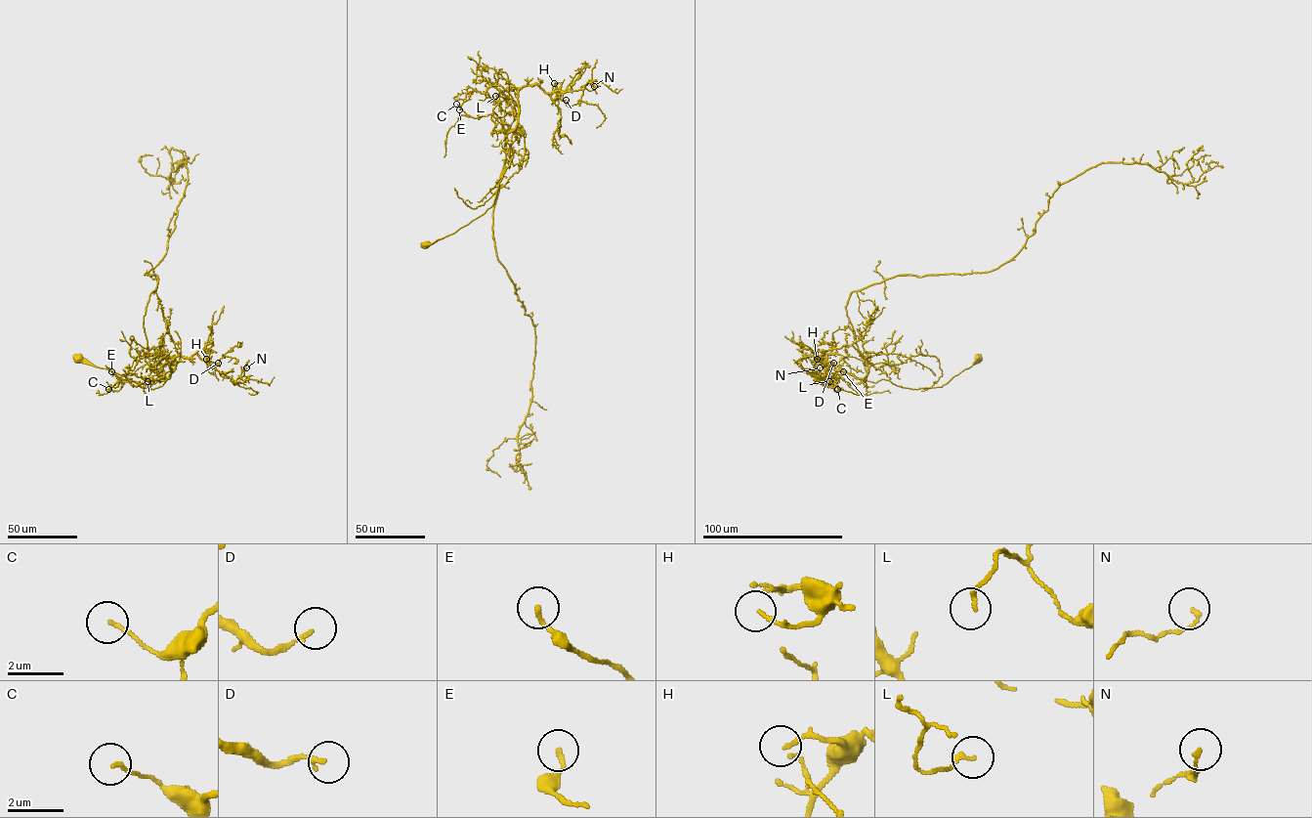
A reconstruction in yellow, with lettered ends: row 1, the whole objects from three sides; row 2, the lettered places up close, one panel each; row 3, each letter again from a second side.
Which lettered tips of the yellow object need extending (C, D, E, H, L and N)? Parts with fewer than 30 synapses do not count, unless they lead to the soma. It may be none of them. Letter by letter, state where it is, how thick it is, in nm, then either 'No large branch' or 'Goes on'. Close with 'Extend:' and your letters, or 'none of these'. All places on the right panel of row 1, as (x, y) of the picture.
C: Place: (837, 389). Thickness 110 nm. No large branch
D: Place: (833, 363). Thickness 160 nm. Goes on
E: Place: (843, 371). Thickness 160 nm. No large branch
H: Place: (817, 359). Thickness 130 nm. No large branch
L: Place: (829, 381). Thickness 150 nm. No large branch
N: Place: (820, 367). Thickness 130 nm. No large branch
Extend: D

